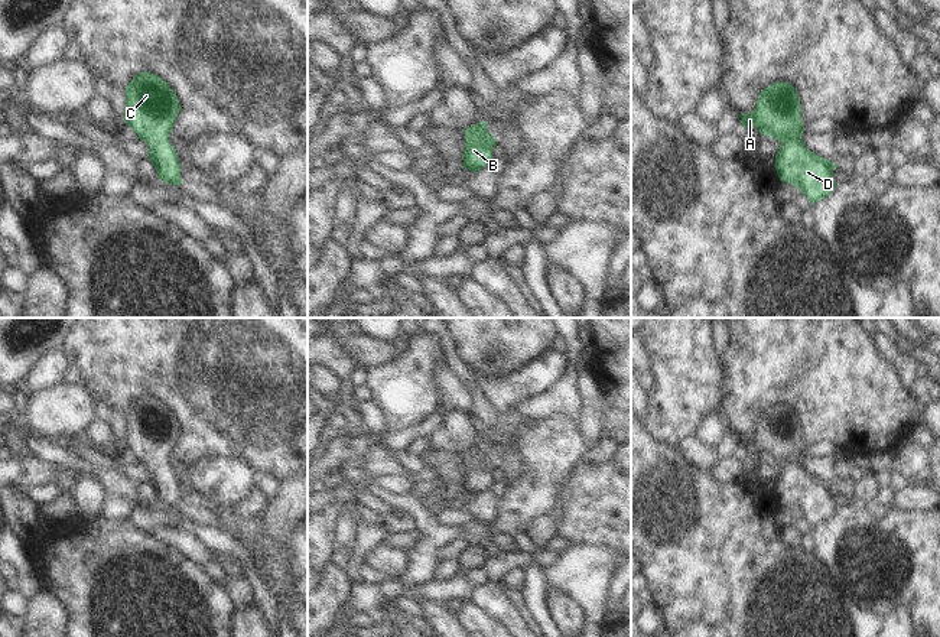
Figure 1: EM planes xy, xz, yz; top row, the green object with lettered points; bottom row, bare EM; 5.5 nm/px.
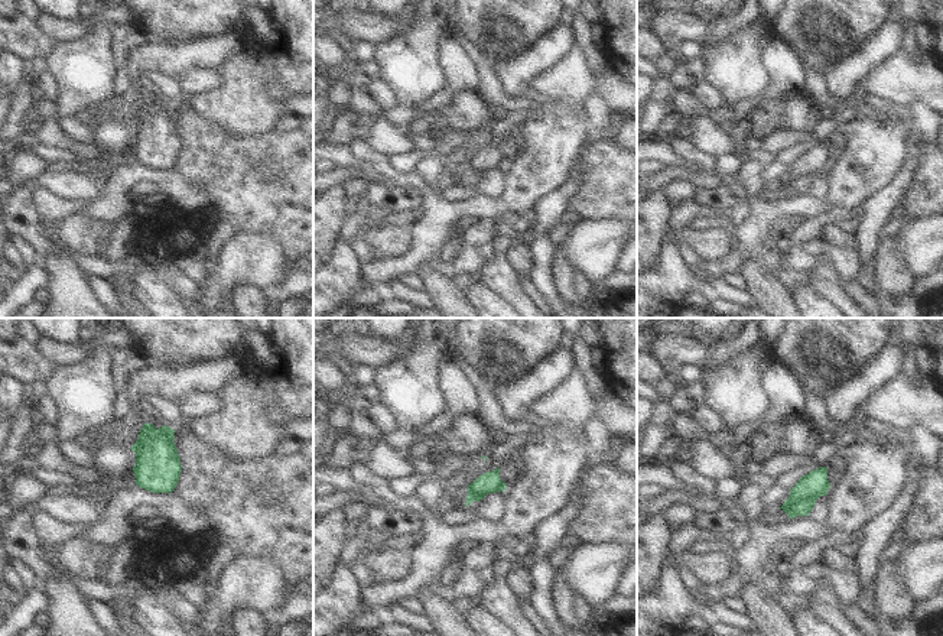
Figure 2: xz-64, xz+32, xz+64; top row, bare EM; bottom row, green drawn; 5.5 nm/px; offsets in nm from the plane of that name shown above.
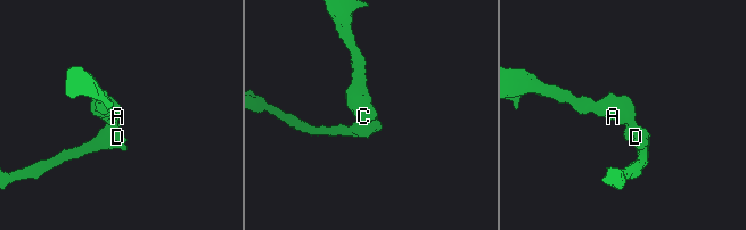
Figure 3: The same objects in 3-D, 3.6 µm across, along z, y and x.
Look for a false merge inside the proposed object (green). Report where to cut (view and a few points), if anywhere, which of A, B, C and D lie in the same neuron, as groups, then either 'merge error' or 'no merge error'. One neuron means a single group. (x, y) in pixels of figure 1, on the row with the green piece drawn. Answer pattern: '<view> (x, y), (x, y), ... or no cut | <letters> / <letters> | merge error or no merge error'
no cut | A B C D | no merge error

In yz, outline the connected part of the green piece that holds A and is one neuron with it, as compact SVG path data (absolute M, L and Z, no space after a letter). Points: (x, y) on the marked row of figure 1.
M774 82L761 90L755 108L739 117L744 129L755 126L760 134L780 143L774 168L781 182L800 189L811 204L830 195L837 165L810 152L801 140L801 104L791 84Z

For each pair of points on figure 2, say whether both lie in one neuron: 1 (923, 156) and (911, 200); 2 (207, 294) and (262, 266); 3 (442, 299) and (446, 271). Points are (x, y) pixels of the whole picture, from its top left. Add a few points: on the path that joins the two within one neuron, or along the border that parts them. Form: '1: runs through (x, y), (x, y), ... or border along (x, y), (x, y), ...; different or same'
1: runs through (923, 166), (922, 190); same
2: runs through (220, 284), (237, 266), (249, 266); same
3: border along (429, 262), (439, 273), (455, 281); different

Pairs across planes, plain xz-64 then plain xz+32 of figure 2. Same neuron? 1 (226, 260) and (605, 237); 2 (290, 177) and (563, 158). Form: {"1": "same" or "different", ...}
{"1": "same", "2": "different"}

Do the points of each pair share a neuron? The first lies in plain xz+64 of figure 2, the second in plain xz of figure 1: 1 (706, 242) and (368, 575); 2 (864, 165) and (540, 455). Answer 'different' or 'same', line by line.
1: different
2: same

